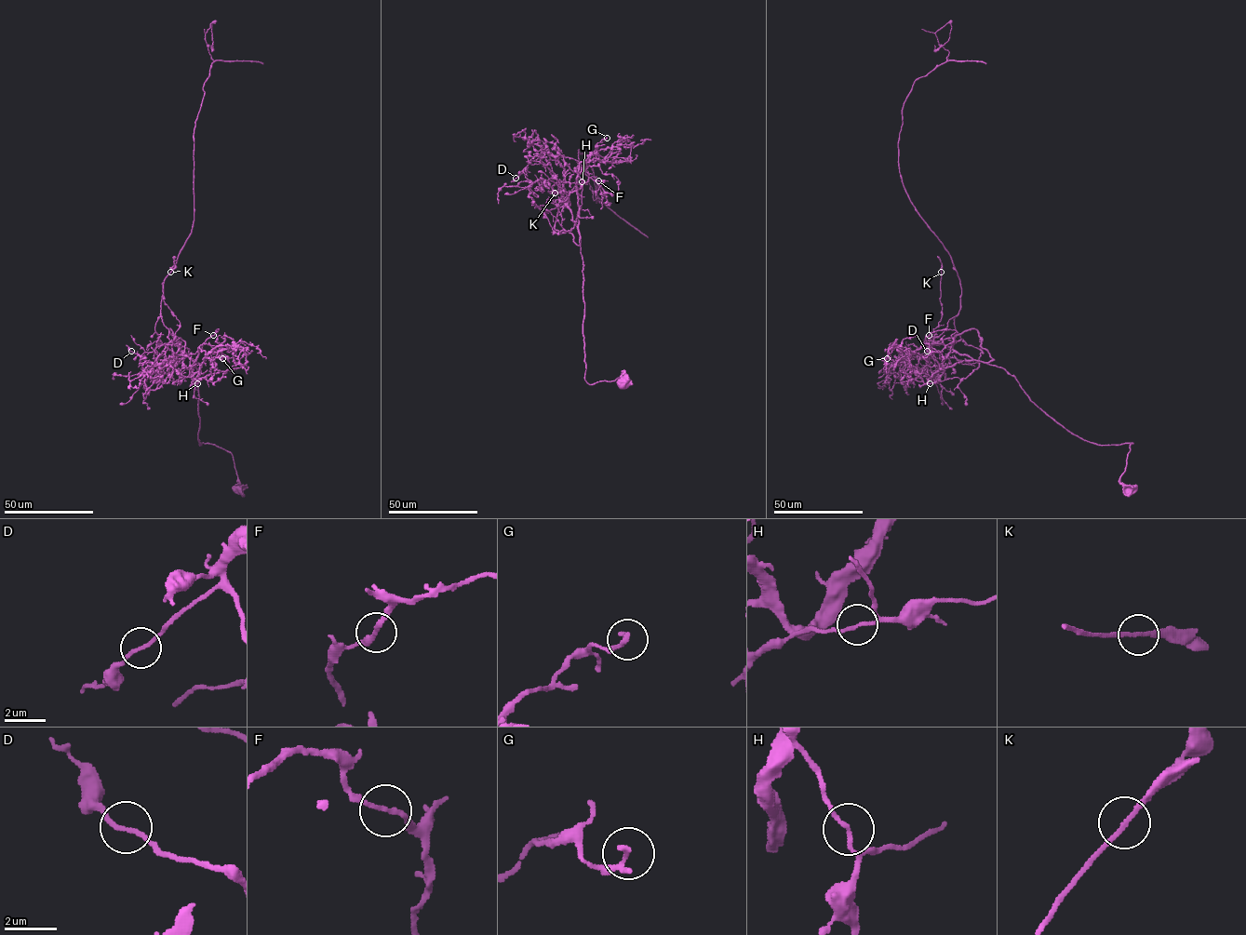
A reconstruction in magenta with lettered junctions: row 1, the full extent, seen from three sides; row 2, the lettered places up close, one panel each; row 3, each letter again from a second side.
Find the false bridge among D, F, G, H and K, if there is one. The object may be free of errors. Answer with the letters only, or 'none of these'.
H

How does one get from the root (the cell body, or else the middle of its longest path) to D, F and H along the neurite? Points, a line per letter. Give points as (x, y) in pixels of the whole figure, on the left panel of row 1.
D: (235, 488), (232, 454), (199, 445), (197, 370), (161, 316), (167, 349), (131, 351)
F: (235, 488), (232, 454), (199, 445), (197, 370), (184, 352), (177, 358), (194, 353), (213, 335)
H: (235, 488), (239, 482), (232, 454), (210, 443), (199, 445), (198, 377), (194, 360), (192, 382), (197, 383)

